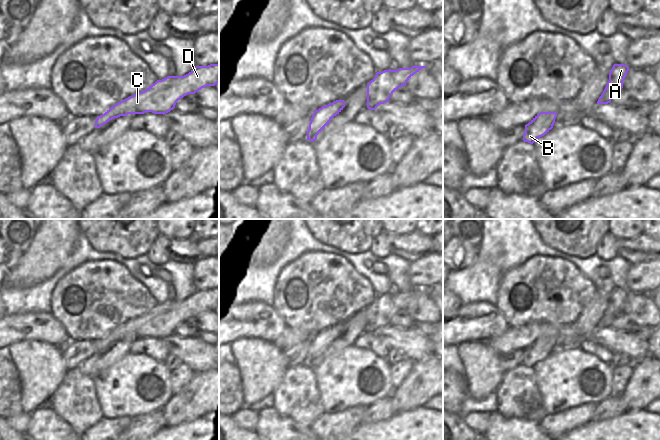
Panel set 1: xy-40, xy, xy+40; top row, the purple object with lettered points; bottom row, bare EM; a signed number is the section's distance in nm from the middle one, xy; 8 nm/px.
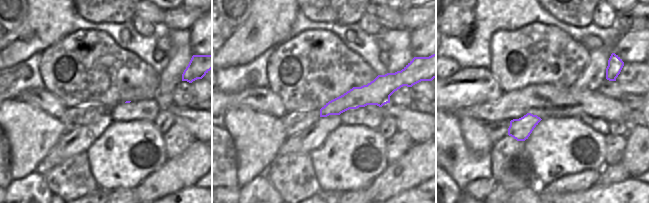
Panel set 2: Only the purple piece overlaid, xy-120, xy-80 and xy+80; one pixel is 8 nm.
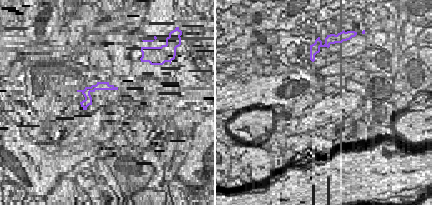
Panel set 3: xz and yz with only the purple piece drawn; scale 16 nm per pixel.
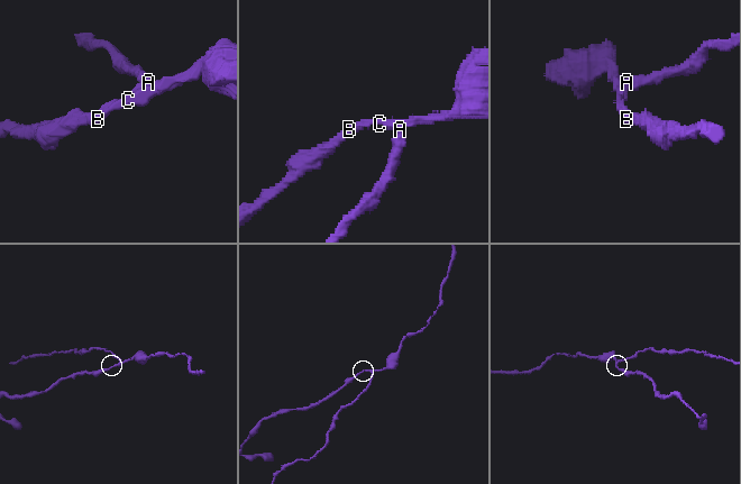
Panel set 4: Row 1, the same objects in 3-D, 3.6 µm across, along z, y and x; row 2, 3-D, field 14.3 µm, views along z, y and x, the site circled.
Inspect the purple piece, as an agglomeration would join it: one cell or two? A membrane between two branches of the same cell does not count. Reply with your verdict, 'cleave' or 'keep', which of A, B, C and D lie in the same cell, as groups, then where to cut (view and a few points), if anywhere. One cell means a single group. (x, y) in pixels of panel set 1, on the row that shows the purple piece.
cleave | A / B C D | xy+40 (609, 75), (622, 84)

